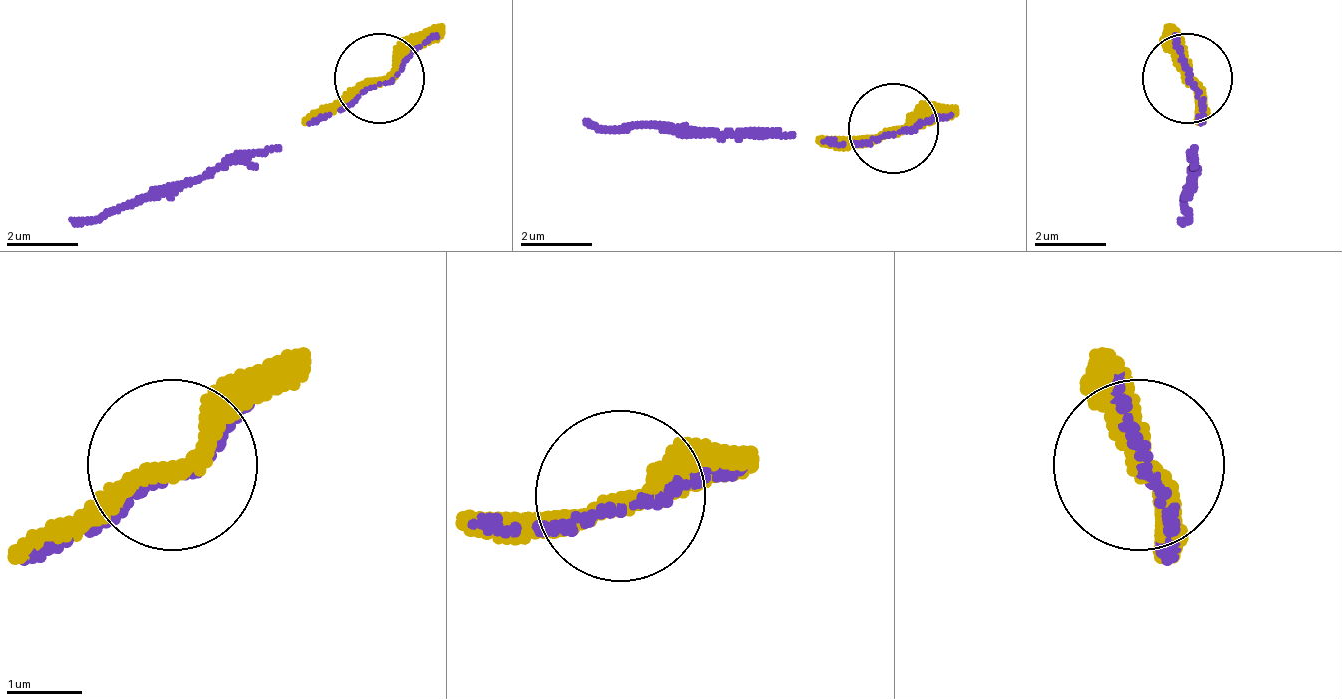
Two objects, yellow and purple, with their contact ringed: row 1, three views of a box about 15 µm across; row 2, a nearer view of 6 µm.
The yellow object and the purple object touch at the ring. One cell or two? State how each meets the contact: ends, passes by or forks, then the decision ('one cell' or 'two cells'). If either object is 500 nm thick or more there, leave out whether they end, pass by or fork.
yellow passes by; purple passes by; one cell

